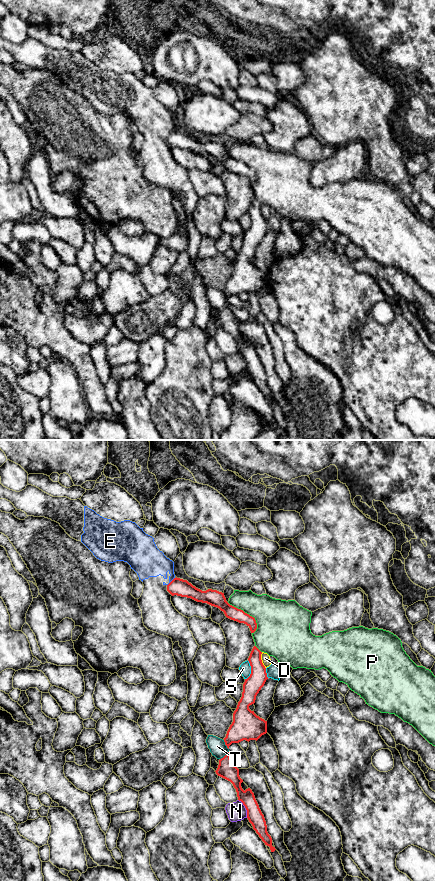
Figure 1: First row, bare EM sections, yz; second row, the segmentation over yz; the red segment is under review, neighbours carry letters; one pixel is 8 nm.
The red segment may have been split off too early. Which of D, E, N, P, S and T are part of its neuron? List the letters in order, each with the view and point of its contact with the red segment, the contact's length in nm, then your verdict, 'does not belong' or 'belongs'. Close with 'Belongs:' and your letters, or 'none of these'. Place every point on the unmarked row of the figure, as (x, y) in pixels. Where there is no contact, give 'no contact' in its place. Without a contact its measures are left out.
D: meets red in yz at (261, 212); contact 140 nm long; does not belong
E: meets red in yz at (171, 133); contact 90 nm long; does not belong
N: meets red in yz at (245, 359); contact 170 nm long; does not belong
P: meets red in yz at (248, 166); contact 340 nm long; does not belong
S: meets red in yz at (251, 222); contact 160 nm long; does not belong
T: meets red in yz at (225, 307); contact 100 nm long; does not belong
Belongs: none of these

